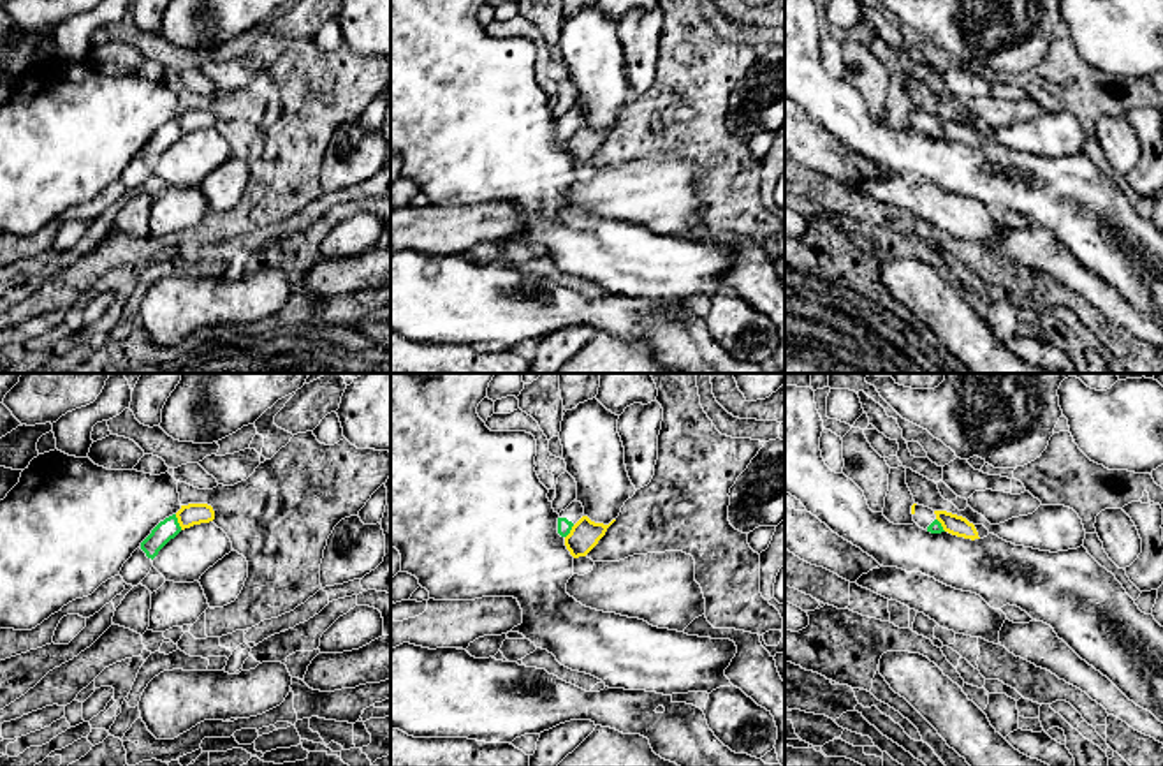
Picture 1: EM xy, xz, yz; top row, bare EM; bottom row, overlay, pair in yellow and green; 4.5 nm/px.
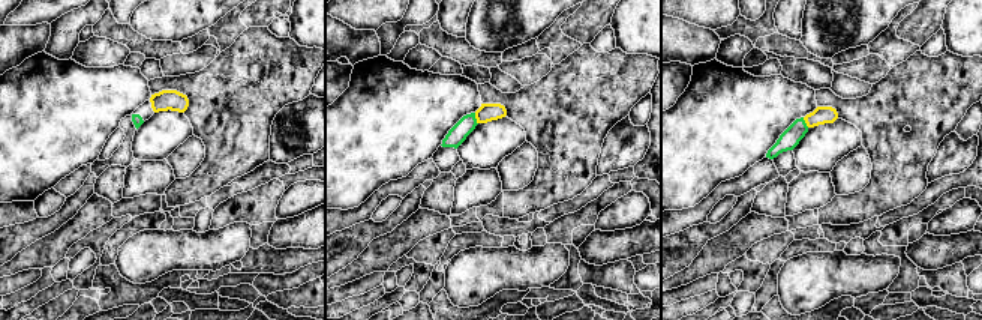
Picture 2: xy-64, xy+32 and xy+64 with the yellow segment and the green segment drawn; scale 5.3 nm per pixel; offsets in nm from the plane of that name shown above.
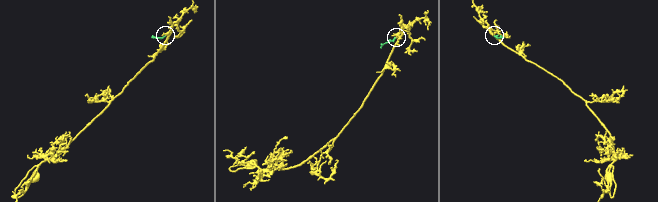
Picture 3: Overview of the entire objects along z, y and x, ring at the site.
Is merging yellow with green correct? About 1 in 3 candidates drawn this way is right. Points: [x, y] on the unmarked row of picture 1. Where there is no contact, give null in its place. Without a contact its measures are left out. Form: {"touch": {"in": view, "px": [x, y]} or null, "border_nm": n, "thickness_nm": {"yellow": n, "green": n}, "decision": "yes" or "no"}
{"touch": {"in": "xy", "px": [178, 127]}, "border_nm": 80, "thickness_nm": {"yellow": 100, "green": 90}, "decision": "yes"}

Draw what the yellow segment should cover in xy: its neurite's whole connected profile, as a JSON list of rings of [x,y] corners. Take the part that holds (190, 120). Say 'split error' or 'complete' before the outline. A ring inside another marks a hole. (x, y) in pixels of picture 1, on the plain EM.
split error; [[[188,109],[181,111],[181,114],[160,127],[151,139],[141,148],[141,155],[148,164],[155,164],[158,157],[174,144],[181,136],[190,134],[194,130],[209,129],[215,125],[215,116],[208,109]]]

